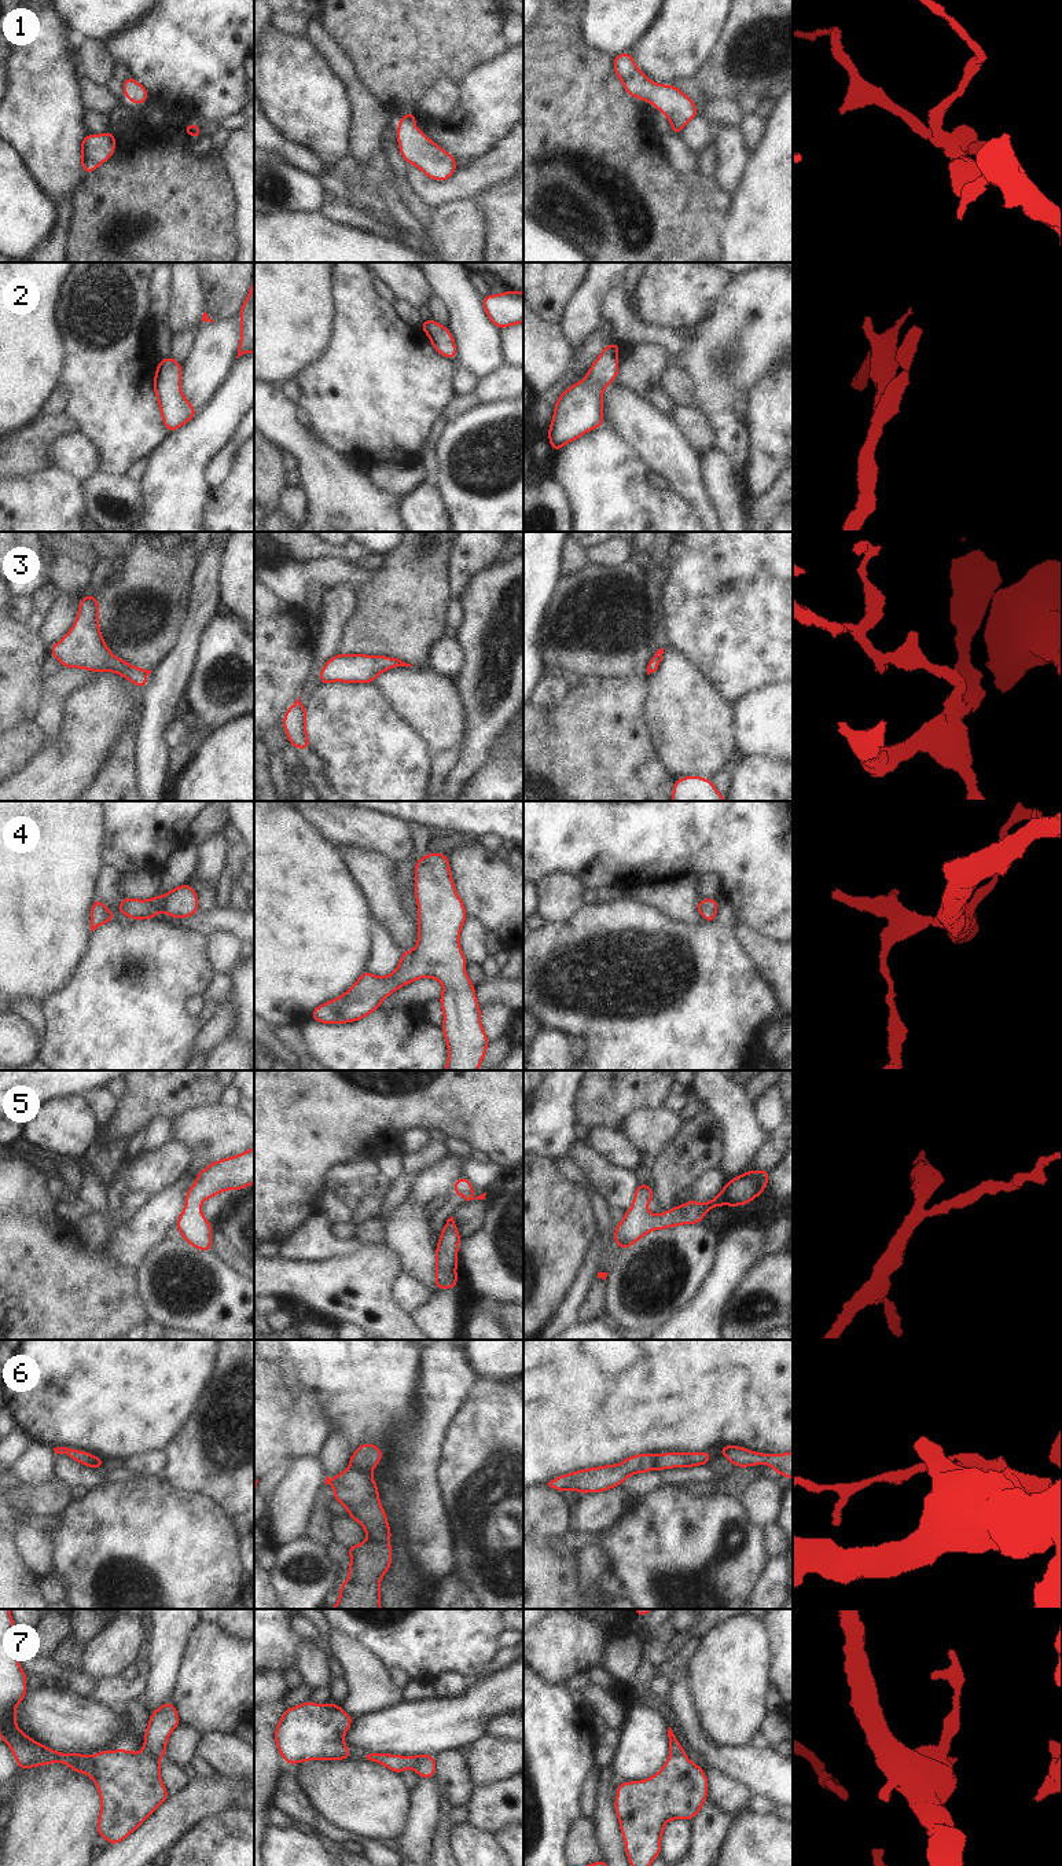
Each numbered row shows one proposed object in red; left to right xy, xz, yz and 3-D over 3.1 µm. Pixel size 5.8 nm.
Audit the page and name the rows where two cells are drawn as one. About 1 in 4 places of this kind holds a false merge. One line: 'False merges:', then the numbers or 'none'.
False merges: 6, 7

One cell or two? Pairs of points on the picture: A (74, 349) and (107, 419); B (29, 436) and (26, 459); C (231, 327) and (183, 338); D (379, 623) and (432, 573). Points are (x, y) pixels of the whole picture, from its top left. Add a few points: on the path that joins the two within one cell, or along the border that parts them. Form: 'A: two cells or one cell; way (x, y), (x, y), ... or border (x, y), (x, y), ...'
A: one cell; way (92, 367), (107, 382), (107, 401)
B: one cell; way (29, 441), (26, 454)
C: two cells; border (197, 329), (194, 345), (182, 363)
D: one cell; way (392, 613), (419, 586)

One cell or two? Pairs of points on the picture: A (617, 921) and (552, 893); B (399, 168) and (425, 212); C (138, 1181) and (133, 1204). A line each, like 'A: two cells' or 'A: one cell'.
A: two cells
B: one cell
C: two cells

